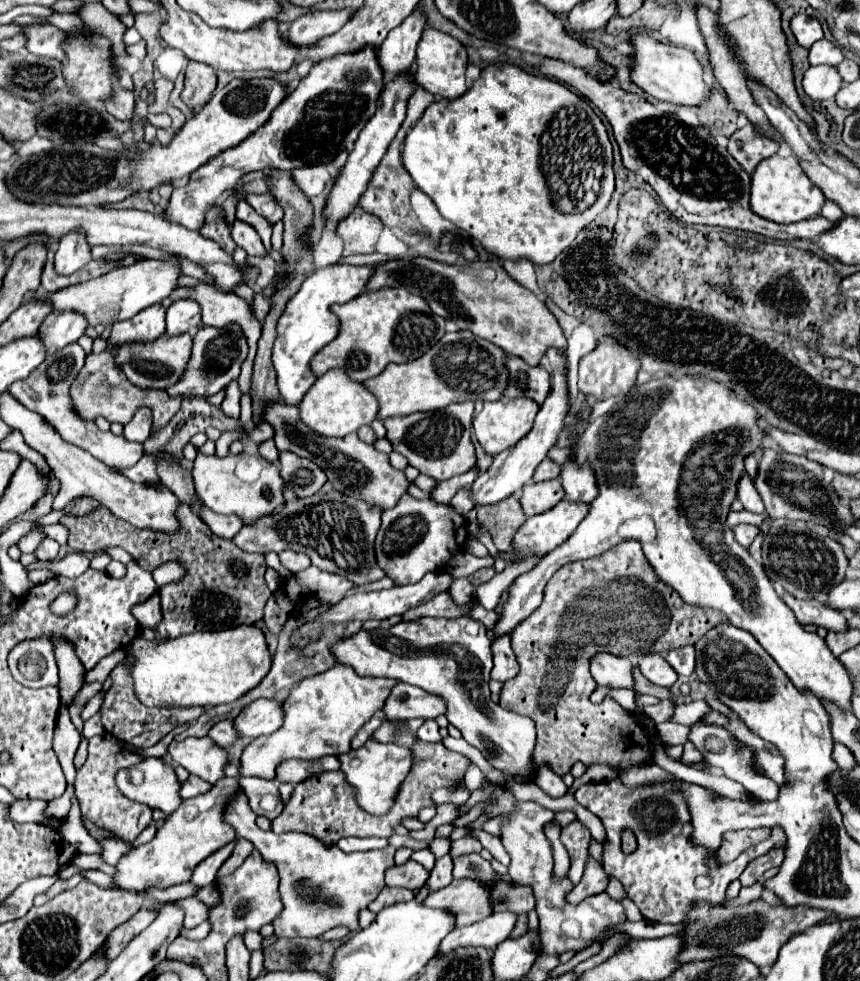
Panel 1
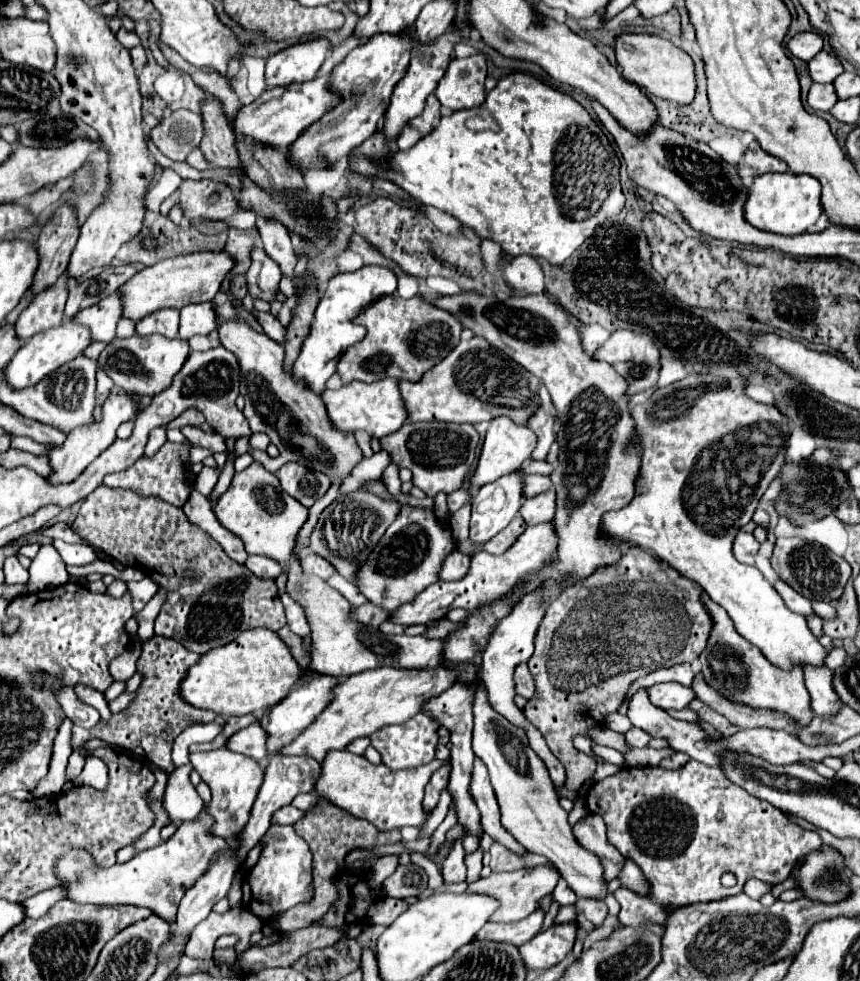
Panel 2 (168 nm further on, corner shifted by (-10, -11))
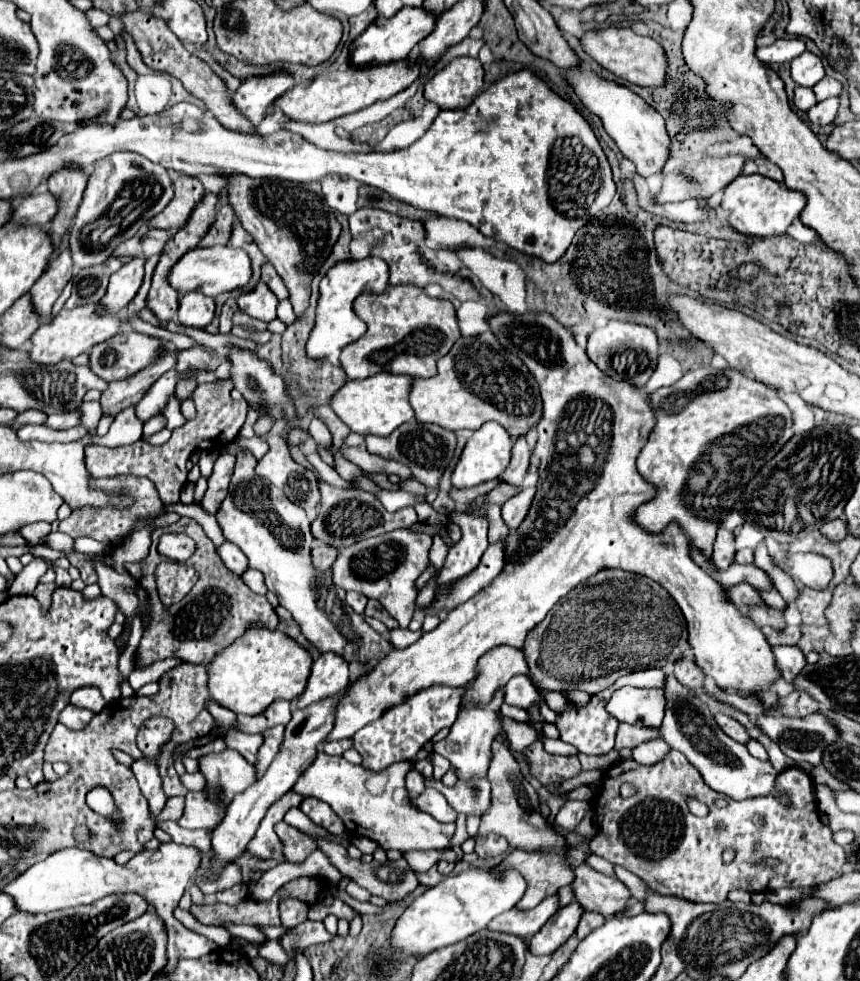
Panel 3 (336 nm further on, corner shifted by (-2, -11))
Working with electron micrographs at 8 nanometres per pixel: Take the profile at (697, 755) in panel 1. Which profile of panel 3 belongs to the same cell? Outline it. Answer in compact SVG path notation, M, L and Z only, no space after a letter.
M565 691L563 695L572 703L584 707L590 700L590 695L583 691Z

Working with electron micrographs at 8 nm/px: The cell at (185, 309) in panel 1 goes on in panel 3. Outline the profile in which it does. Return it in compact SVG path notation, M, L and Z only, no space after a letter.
M192 291L190 295L184 295L180 299L178 323L182 327L204 329L206 325L210 325L212 317L214 317L214 299L212 297L198 295Z

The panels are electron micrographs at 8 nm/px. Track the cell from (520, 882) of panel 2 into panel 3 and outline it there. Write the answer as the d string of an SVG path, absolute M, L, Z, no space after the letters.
M588 841L582 845L582 847L572 847L570 849L570 855L568 857L560 857L556 853L544 853L544 851L538 851L538 853L526 853L526 851L512 851L500 865L496 865L492 871L494 875L502 875L506 869L516 869L528 883L526 887L526 893L524 897L516 903L516 909L520 911L526 911L526 909L534 909L542 899L550 897L550 895L556 895L556 891L564 885L568 885L574 875L572 875L572 869L580 863L586 861L586 851L588 851Z

